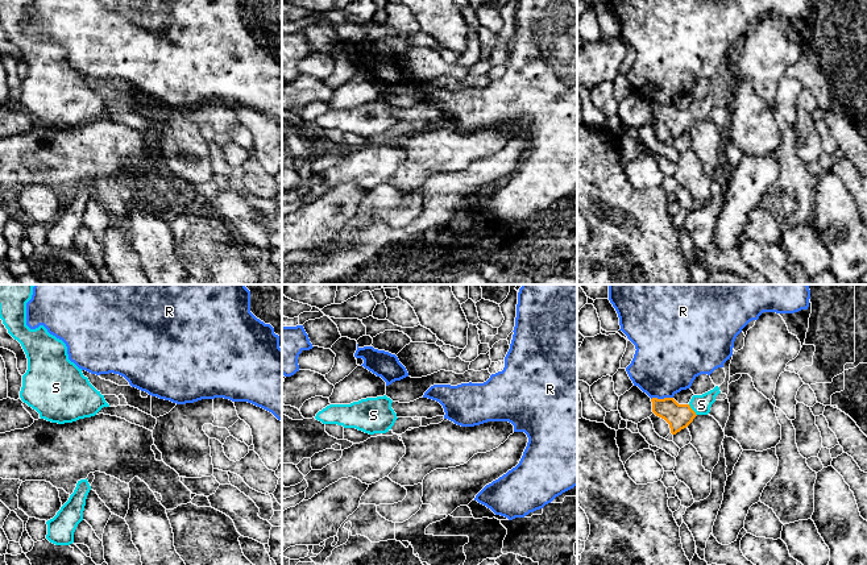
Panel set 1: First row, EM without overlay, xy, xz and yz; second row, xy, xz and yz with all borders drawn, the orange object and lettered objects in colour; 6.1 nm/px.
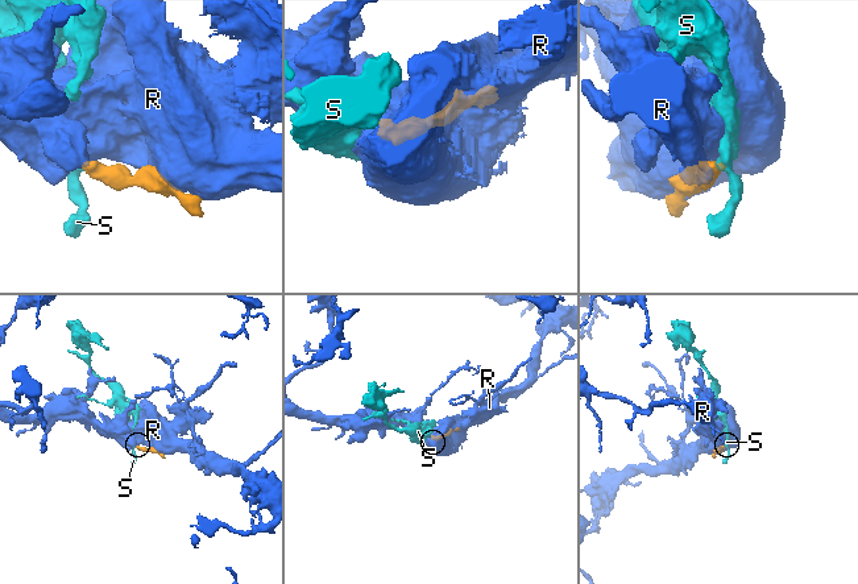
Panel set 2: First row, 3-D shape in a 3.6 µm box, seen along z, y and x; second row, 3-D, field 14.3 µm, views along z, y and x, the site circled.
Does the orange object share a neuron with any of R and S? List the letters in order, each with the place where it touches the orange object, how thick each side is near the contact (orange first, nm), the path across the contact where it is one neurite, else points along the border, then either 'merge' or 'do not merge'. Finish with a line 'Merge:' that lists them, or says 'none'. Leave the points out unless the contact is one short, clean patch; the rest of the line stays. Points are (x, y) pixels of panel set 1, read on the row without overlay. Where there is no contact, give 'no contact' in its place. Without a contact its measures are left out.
R: yz (662, 104) | 160/400 nm | do not merge
S: yz (692, 115) | 160/120 nm | across yz (679, 121), (692, 115), (701, 109) | merge
Merge: S

